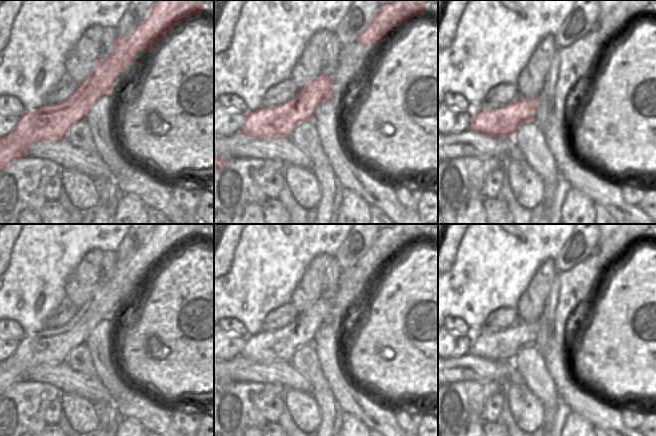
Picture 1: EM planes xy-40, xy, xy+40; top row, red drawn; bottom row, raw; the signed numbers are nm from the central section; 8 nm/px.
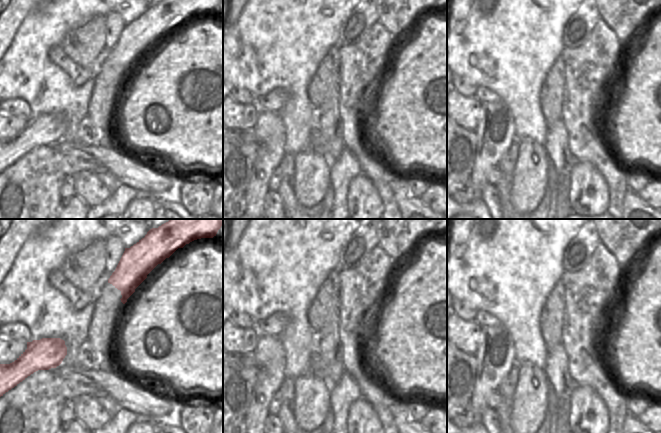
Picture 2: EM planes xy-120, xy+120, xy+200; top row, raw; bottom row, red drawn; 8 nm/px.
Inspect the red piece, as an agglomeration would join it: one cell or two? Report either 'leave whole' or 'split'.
leave whole

